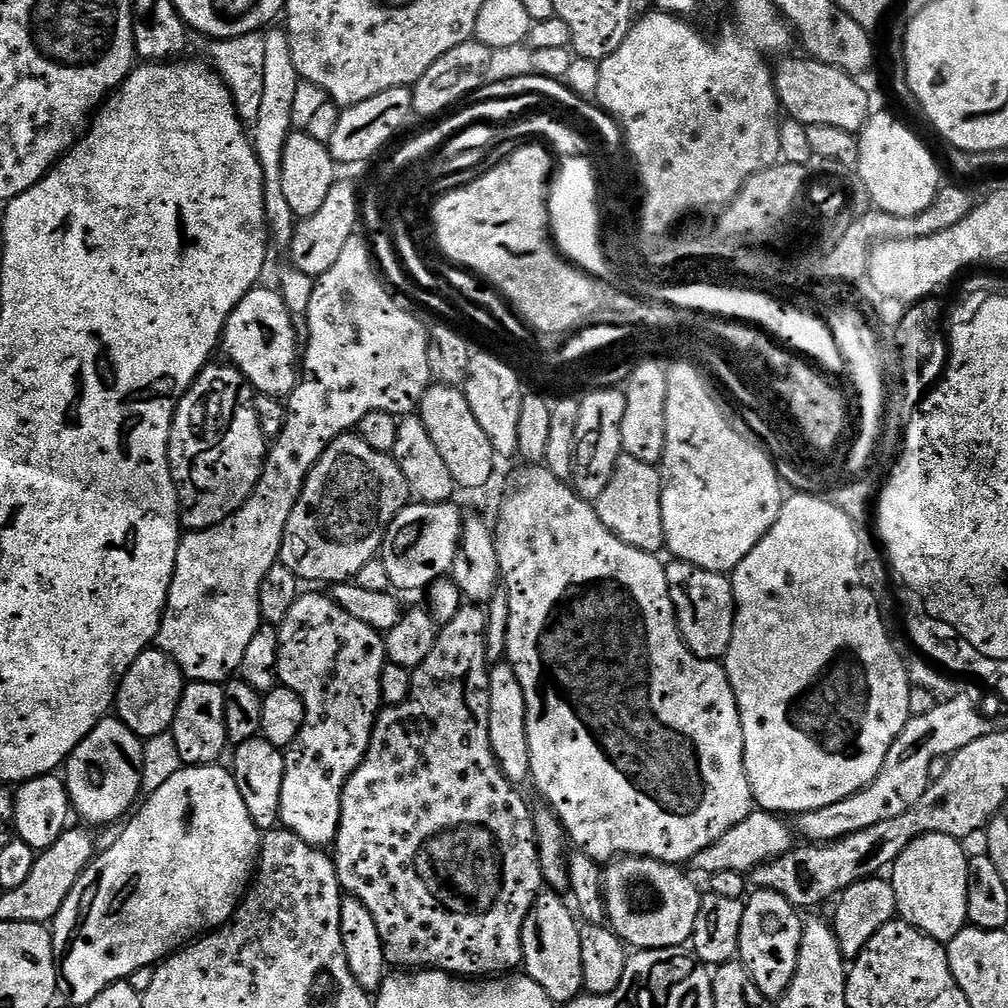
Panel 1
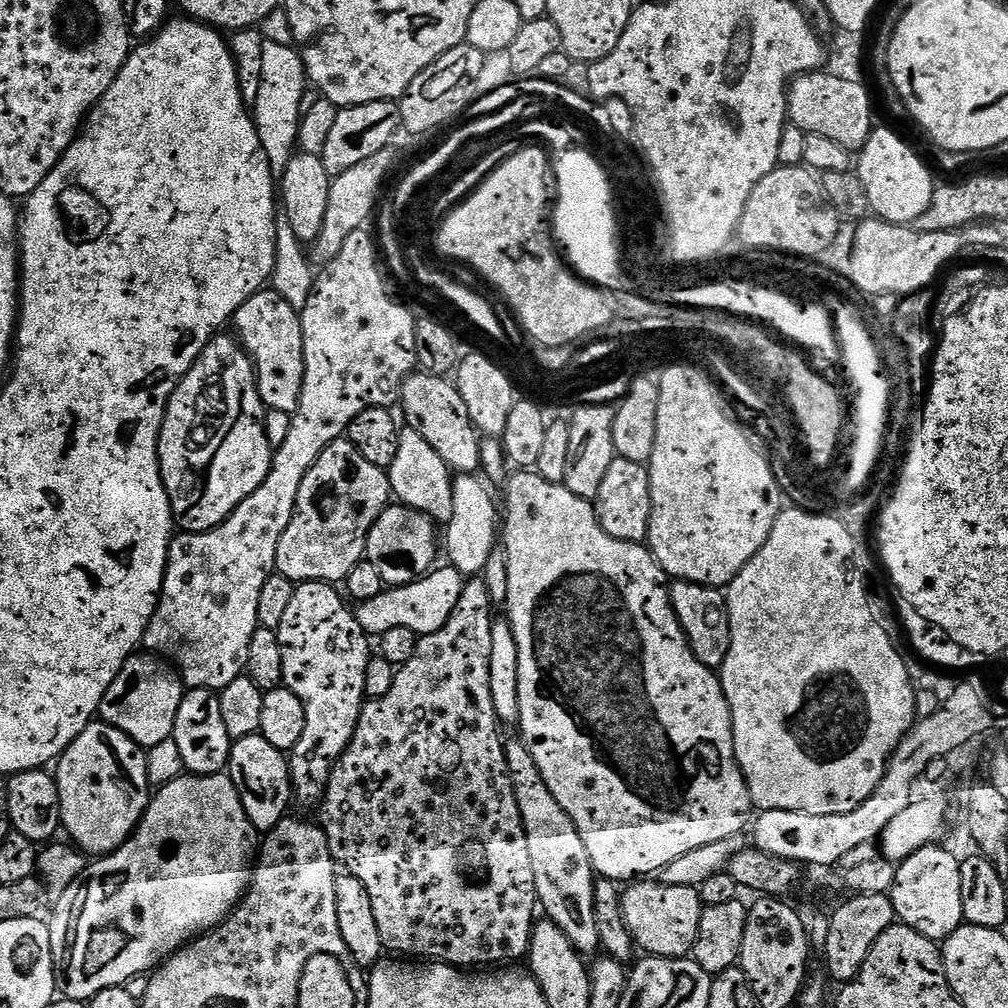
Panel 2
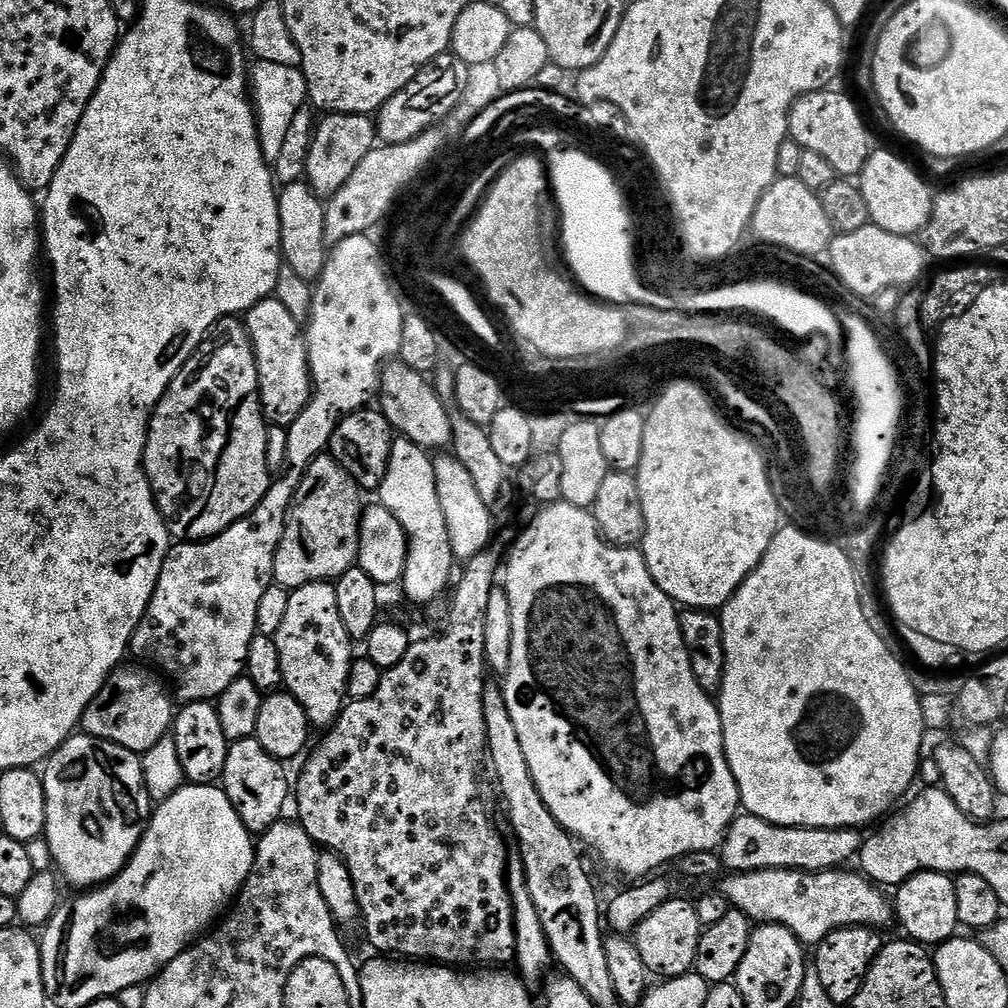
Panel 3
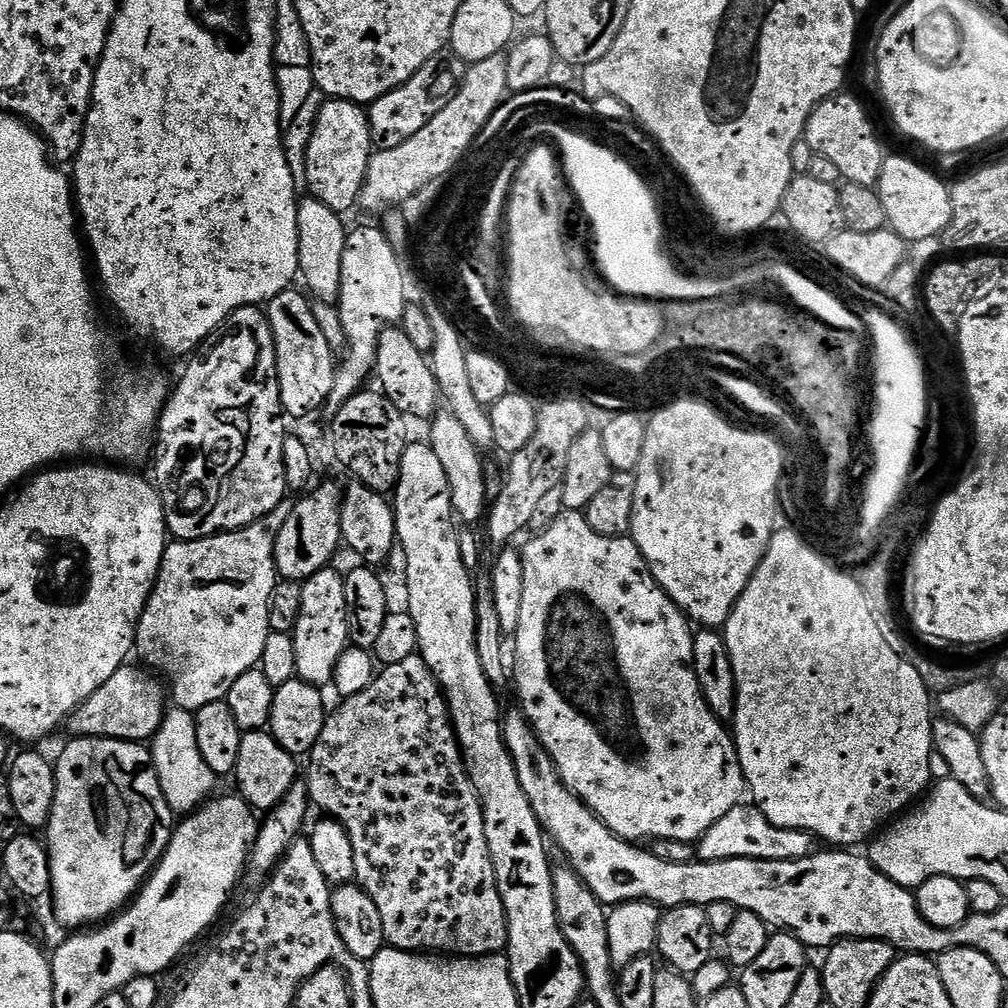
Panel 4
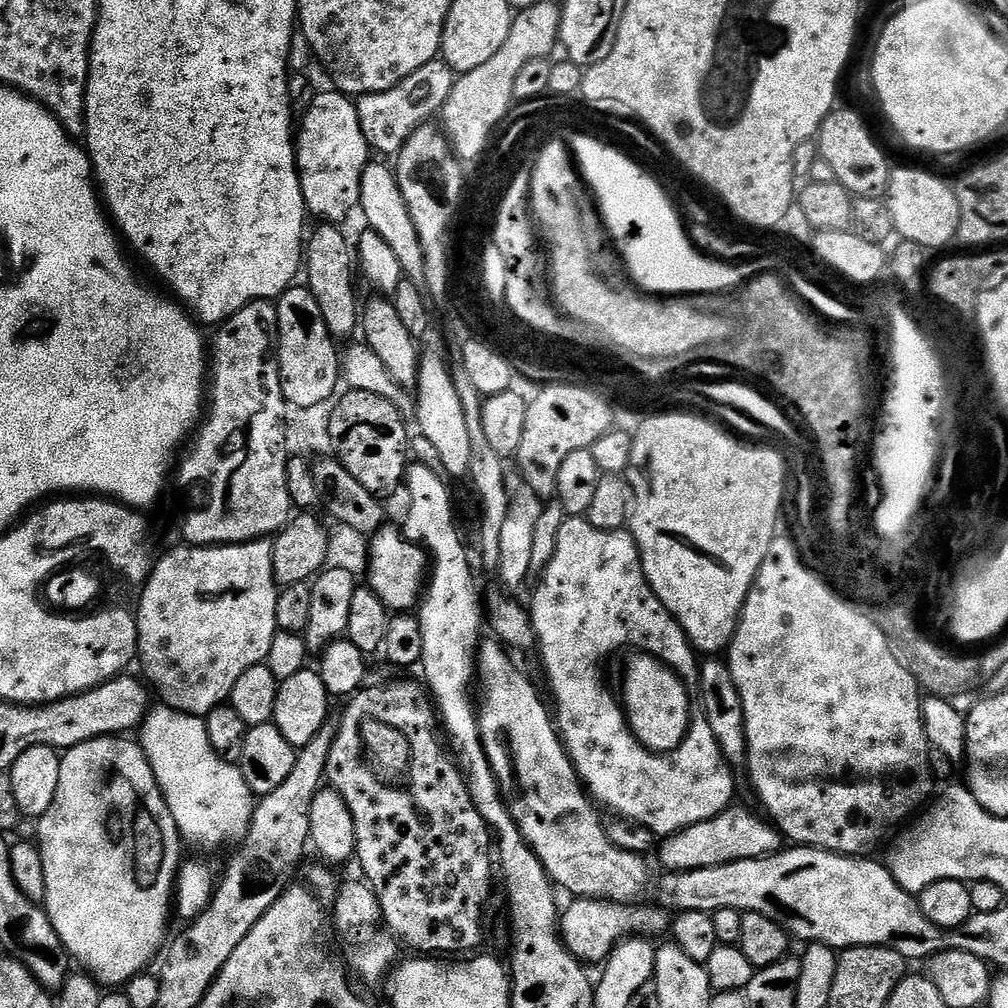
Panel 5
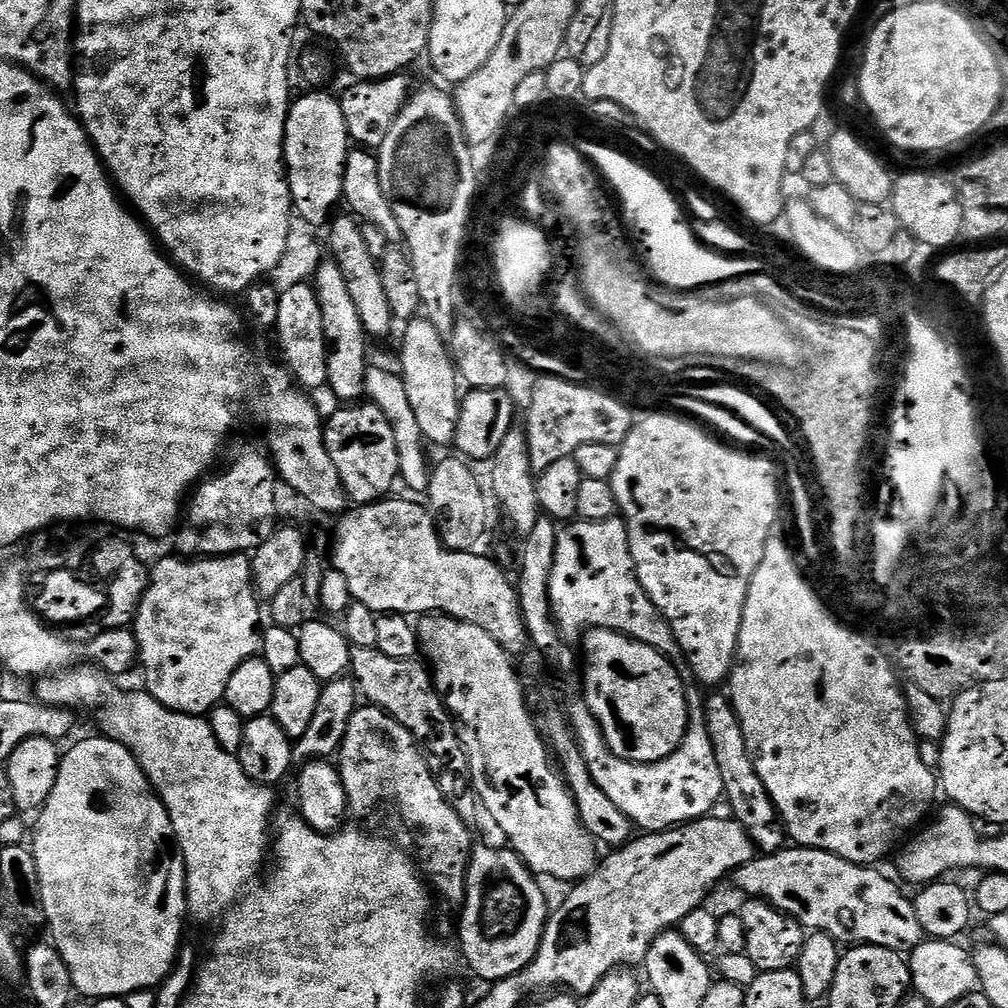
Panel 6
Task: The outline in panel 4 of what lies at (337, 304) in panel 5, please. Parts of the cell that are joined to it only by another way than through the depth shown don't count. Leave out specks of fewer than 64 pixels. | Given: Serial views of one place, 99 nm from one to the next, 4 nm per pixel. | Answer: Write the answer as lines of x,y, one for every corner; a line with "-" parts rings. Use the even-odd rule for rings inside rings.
311,198
299,201
296,209
298,214
298,262
299,275
304,276
304,284
309,288
316,300
327,304
336,304
340,298
340,283
342,282
343,250
346,246
348,232
342,221
341,213
330,210
330,206
322,206
322,202

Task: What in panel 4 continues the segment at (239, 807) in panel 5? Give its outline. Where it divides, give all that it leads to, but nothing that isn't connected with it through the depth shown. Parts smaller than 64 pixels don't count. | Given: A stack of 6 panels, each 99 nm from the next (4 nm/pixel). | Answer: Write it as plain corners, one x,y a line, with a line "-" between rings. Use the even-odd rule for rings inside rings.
179,710
165,715
154,737
154,767
160,779
162,794
173,813
191,814
213,795
218,777
206,766
196,745
196,722
191,712
-
212,792
212,793
211,793
-
184,812
184,813
180,813

